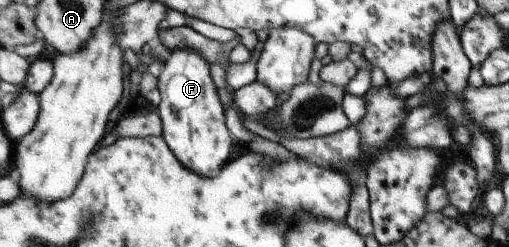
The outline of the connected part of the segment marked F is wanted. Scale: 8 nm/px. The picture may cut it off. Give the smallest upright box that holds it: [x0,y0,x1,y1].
[157,49,236,177]

